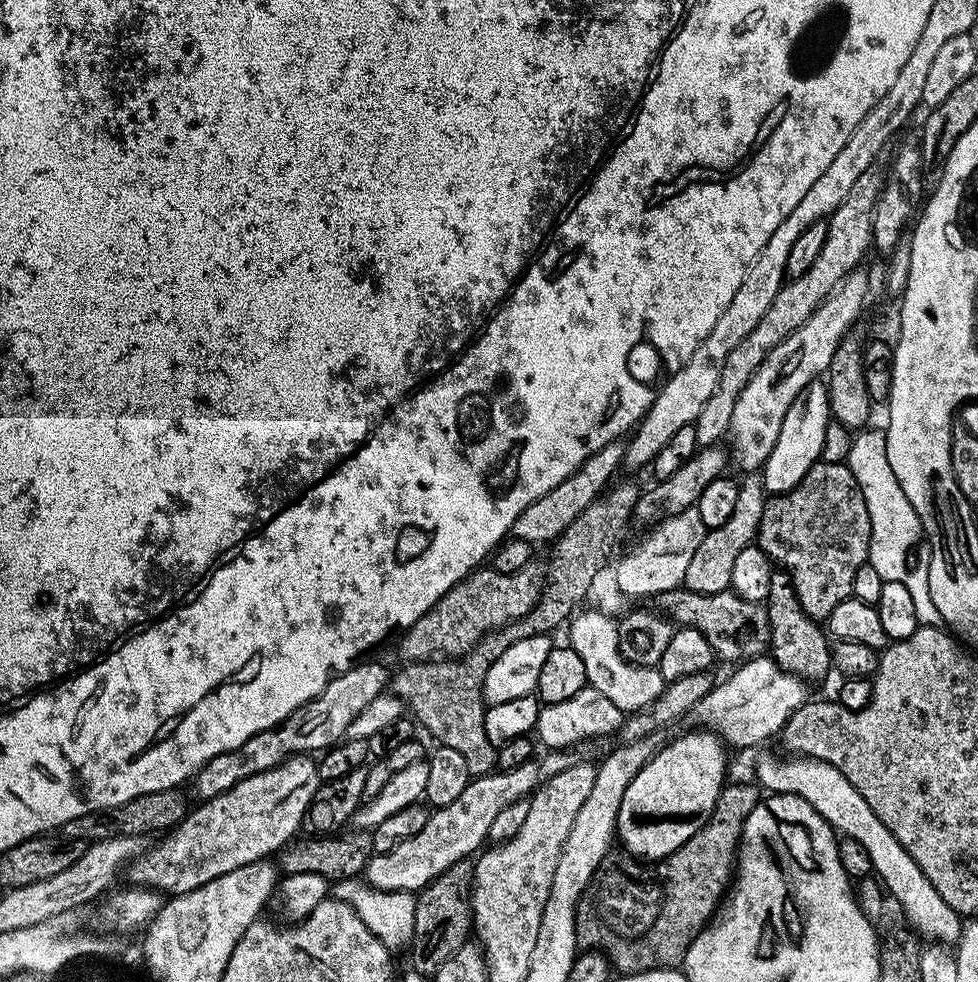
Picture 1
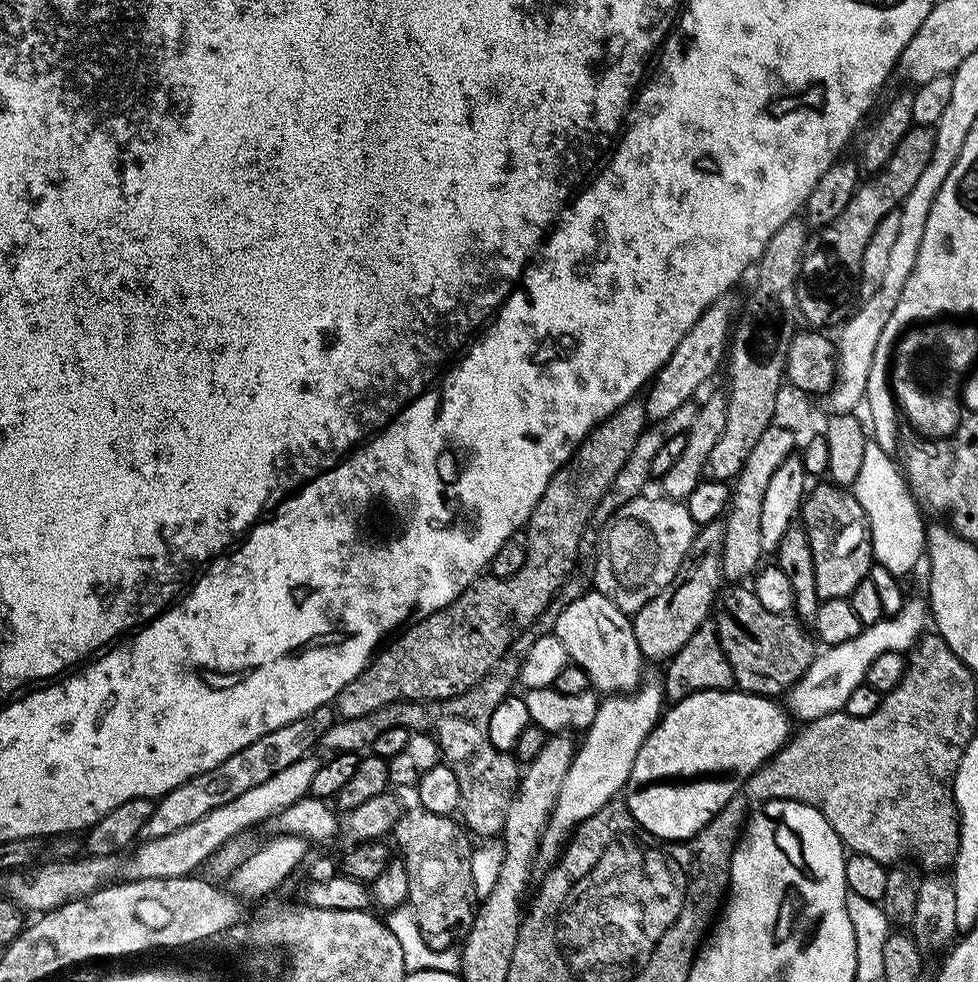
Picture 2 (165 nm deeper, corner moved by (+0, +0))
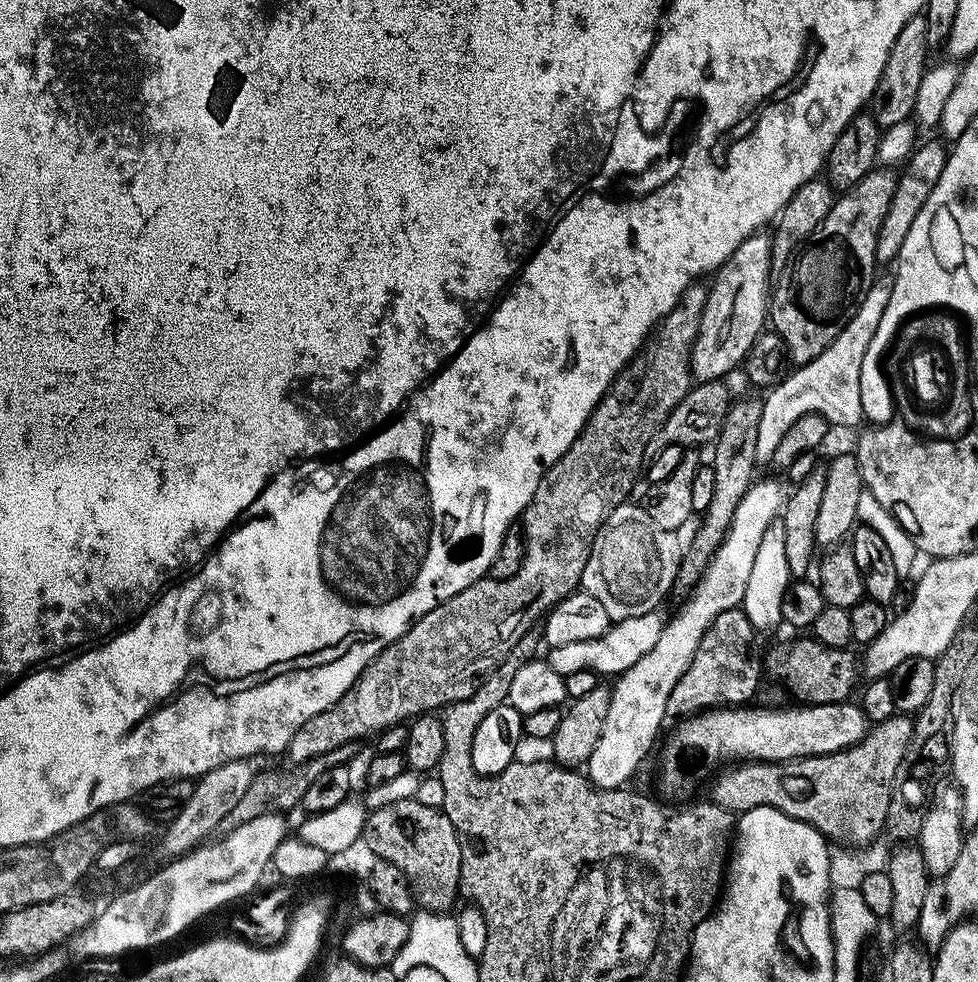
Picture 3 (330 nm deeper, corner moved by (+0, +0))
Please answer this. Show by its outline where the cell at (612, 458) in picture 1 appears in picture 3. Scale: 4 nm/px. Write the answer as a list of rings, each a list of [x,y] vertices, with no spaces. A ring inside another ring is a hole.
[[[764,234],[746,238],[723,266],[716,269],[702,310],[698,338],[692,347],[692,375],[697,381],[724,380],[727,372],[735,368],[737,371],[743,365],[750,346],[765,331],[770,316],[772,275],[772,241]]]

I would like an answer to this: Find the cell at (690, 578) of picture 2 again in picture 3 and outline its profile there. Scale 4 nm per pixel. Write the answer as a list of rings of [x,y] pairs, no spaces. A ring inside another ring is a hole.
[[[759,395],[748,396],[745,400],[733,399],[729,403],[722,430],[714,442],[716,453],[710,460],[710,466],[714,470],[714,498],[710,498],[710,506],[702,514],[701,520],[704,521],[701,522],[700,529],[693,534],[692,545],[689,548],[687,545],[683,553],[675,583],[678,590],[680,588],[685,592],[689,591],[701,579],[704,571],[708,569],[708,563],[712,561],[712,555],[718,550],[724,535],[728,533],[738,504],[742,502],[746,490],[757,479],[758,422],[762,422],[763,409],[764,401]]]

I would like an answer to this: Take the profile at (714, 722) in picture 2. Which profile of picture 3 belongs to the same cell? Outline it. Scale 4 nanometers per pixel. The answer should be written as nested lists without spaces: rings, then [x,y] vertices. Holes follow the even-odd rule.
[[[845,702],[843,704],[808,704],[807,706],[798,706],[802,708],[752,708],[753,706],[729,706],[727,708],[713,708],[707,712],[701,712],[679,721],[680,724],[668,736],[668,741],[664,744],[664,749],[660,752],[660,784],[668,792],[680,792],[688,784],[688,772],[684,769],[684,764],[680,761],[680,756],[705,756],[710,763],[716,764],[719,760],[728,760],[724,762],[751,762],[753,760],[794,760],[801,756],[821,756],[837,752],[843,748],[849,748],[858,743],[864,737],[865,732],[870,727],[870,721],[864,717],[864,711],[860,709],[859,703]]]

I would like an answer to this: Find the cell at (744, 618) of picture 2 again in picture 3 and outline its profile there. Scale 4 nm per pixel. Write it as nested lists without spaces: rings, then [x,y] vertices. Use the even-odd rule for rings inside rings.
[[[815,638],[796,640],[776,660],[776,676],[798,696],[799,701],[808,704],[843,704],[862,680],[862,664],[848,648],[827,648]]]

